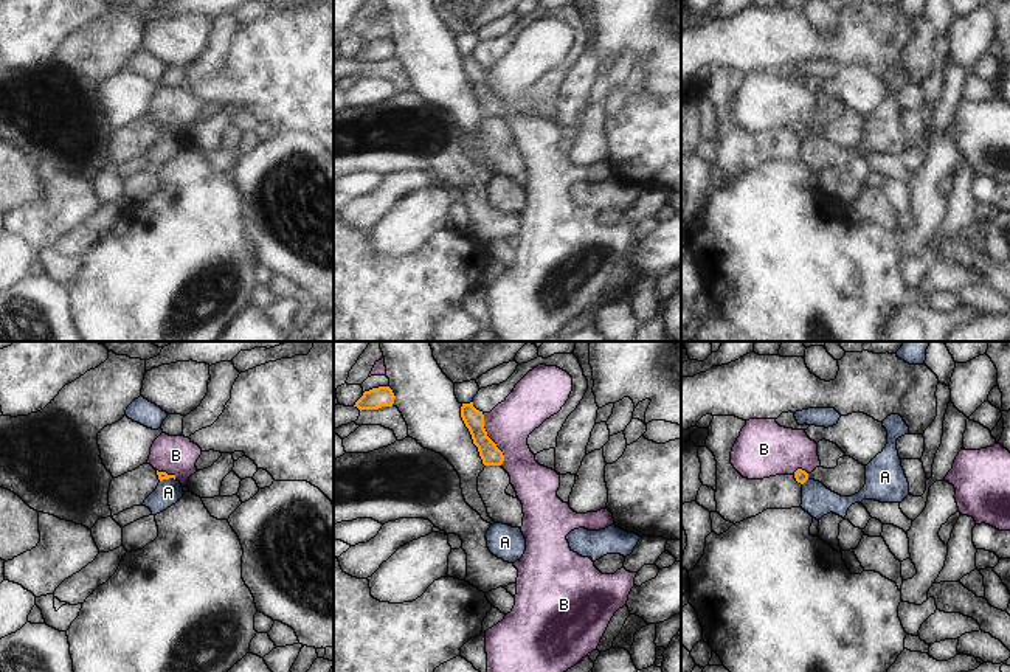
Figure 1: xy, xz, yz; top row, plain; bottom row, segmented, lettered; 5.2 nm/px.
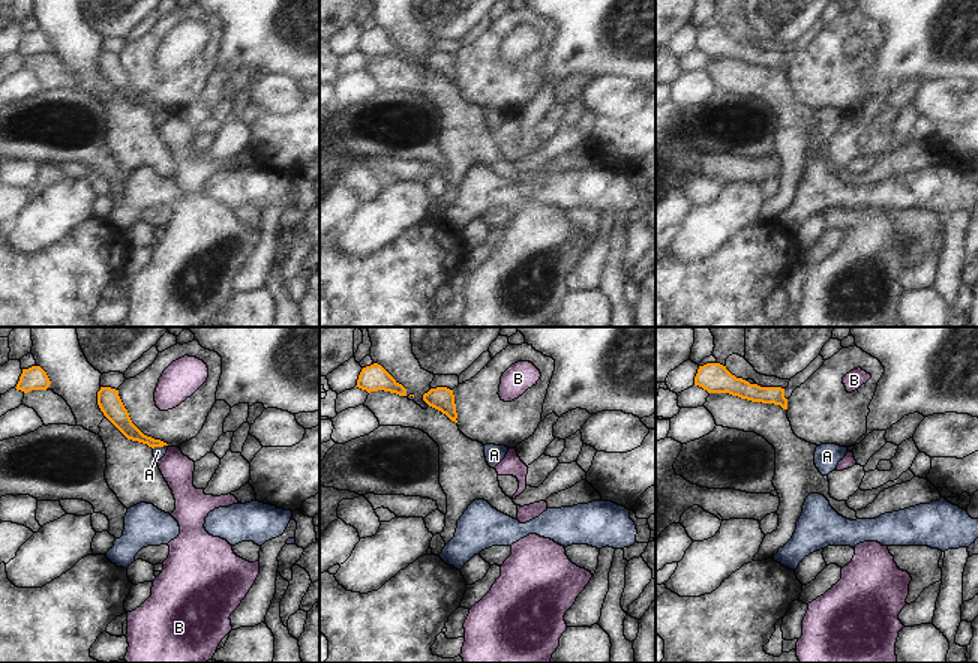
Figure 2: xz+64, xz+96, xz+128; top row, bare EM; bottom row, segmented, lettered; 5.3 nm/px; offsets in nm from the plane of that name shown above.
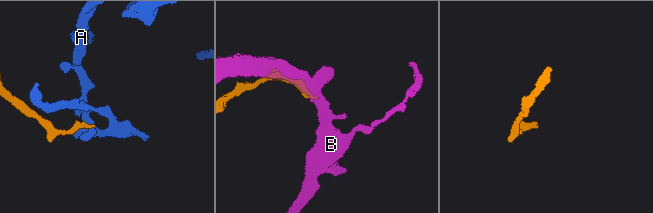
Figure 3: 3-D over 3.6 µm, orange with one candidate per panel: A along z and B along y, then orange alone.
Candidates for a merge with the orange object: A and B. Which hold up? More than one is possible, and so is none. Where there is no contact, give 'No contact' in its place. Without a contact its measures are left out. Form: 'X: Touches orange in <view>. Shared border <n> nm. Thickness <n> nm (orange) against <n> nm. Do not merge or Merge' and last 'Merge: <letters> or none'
A: Touches orange in yz. Shared border 50 nm. Thickness 70 nm (orange) against 160 nm. Do not merge
B: Touches orange in xz. Shared border 300 nm. Thickness 110 nm (orange) against 240 nm. Do not merge
Merge: none

